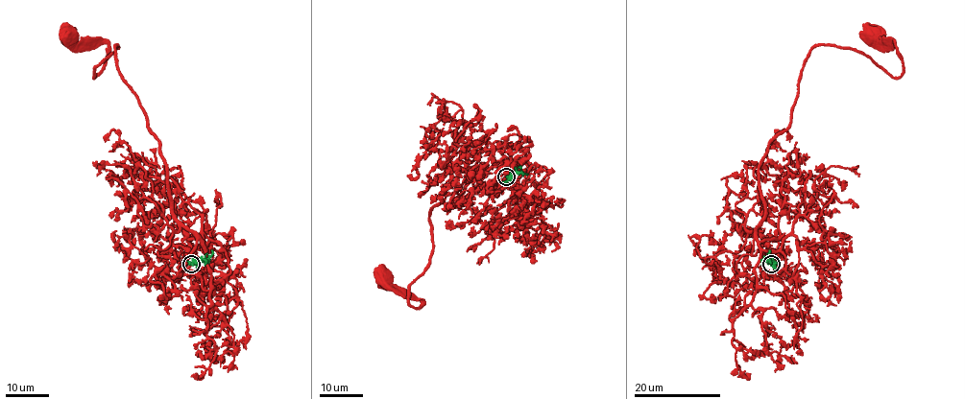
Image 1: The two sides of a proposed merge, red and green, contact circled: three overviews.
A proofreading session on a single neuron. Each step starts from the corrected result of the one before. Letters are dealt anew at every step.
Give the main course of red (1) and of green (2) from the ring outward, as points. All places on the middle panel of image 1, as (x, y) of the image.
1: (506, 176), (523, 159), (480, 164), (434, 206), (432, 253), (410, 285), (419, 308), (384, 277)
2: (506, 176), (525, 175)

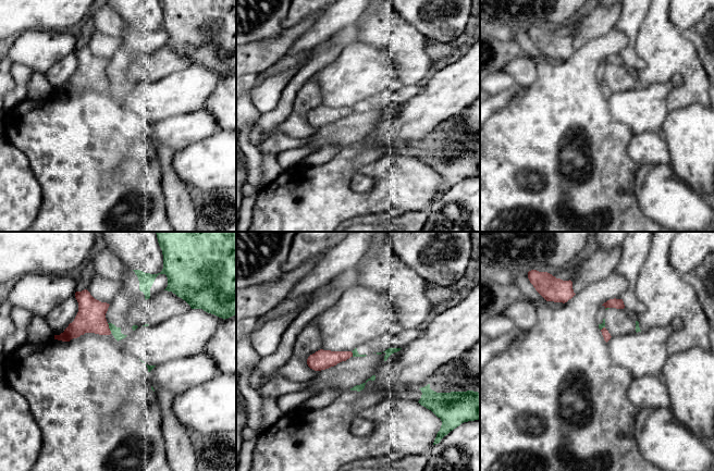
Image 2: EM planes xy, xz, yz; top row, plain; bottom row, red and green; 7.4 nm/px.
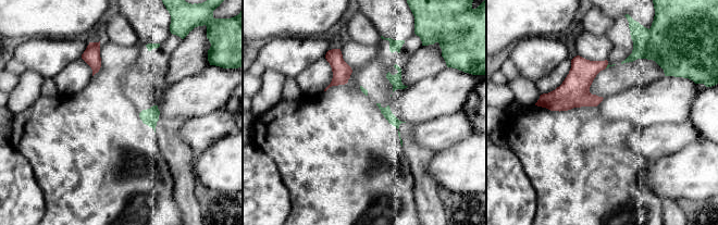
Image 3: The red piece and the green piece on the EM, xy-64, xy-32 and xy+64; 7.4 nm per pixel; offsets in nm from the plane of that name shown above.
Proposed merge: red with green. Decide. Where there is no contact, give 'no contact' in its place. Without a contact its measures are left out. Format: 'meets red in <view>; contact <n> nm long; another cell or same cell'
meets red in xy; contact 80 nm long; same cell

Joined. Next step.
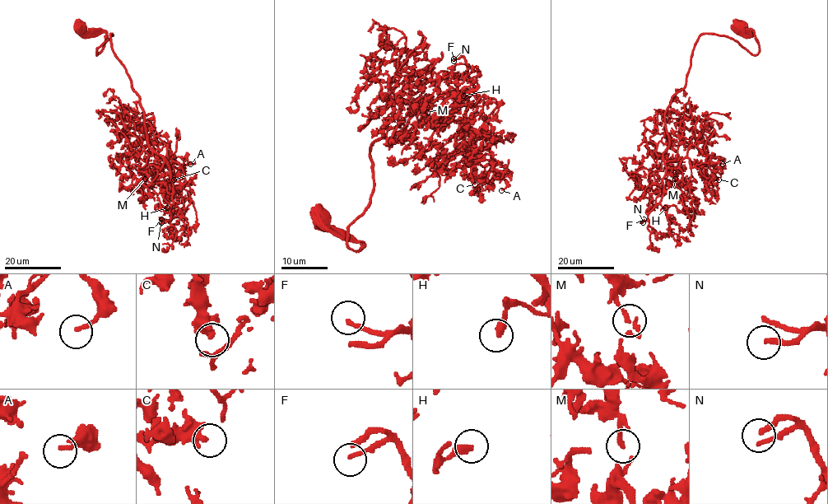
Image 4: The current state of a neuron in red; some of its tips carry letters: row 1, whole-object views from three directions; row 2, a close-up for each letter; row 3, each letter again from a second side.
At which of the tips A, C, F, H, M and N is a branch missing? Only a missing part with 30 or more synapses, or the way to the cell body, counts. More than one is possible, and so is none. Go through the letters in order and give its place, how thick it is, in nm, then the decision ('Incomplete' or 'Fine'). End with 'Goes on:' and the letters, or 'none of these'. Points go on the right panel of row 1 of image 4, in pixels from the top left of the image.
A: Place: (723, 164). Thickness 160 nm. Fine
C: Place: (718, 179). Thickness 440 nm. Fine
F: Place: (644, 219). Thickness 170 nm. Incomplete
H: Place: (665, 207). Thickness 360 nm. Incomplete
M: Place: (675, 179). Thickness 180 nm. Fine
N: Place: (643, 222). Thickness 240 nm. Incomplete
Goes on: F, H, N

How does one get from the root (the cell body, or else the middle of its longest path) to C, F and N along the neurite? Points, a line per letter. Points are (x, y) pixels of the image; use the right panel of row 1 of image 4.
C: (739, 28), (753, 32), (759, 52), (702, 34), (665, 113), (665, 165), (688, 157), (718, 179)
F: (739, 28), (753, 32), (756, 54), (727, 37), (699, 37), (686, 86), (665, 113), (663, 196), (644, 219)
N: (739, 28), (756, 54), (720, 34), (695, 45), (665, 113), (663, 196), (643, 222)

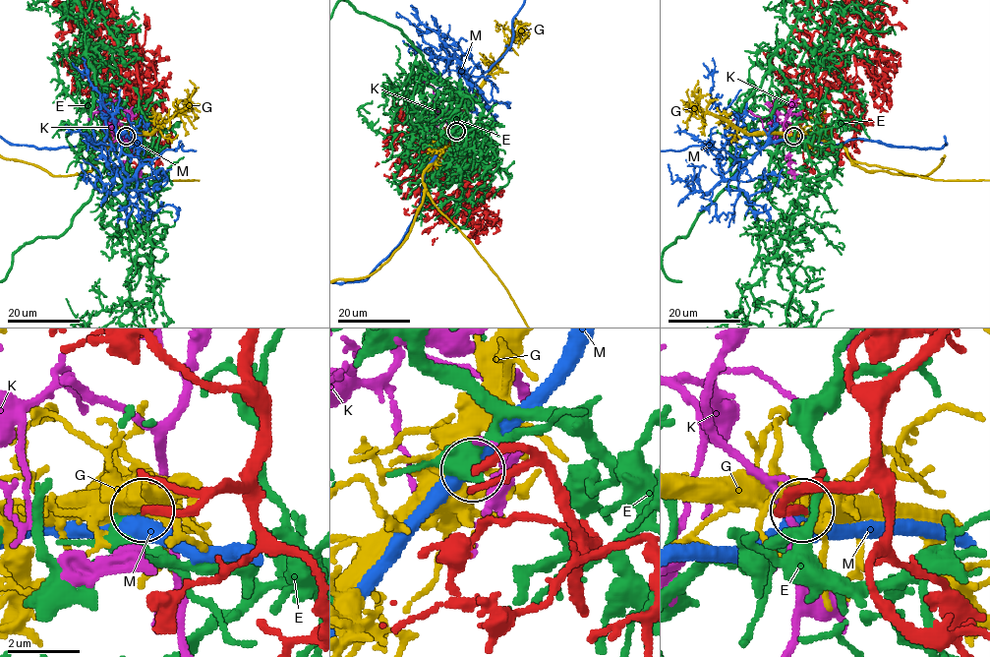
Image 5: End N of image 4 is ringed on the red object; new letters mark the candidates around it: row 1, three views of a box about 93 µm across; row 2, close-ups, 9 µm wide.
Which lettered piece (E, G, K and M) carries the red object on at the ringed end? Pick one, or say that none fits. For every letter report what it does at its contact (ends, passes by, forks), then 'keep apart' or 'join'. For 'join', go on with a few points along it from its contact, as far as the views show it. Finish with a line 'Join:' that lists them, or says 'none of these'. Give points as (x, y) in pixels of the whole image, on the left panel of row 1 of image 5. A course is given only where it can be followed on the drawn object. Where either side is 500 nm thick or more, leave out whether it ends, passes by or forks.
E: it ends there; keep apart
G: it ends there; keep apart
K: it passes by; keep apart
M: it passes by; keep apart
Join: none of these

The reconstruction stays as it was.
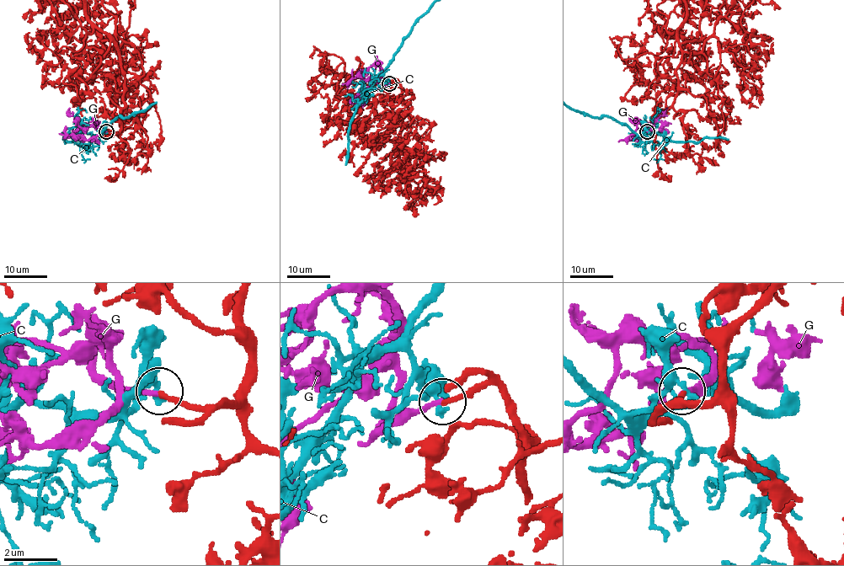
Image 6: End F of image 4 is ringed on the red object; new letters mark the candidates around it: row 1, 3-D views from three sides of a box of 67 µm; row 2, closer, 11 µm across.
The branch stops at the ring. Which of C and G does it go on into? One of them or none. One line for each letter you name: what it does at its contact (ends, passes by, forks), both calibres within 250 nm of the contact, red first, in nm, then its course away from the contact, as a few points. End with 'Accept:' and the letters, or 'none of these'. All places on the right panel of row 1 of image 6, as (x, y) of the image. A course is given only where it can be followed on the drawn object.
G: it ends there; 180 nm thick on the red side, 180 nm on the other; it runs (647, 132), (652, 128), (651, 125), (639, 122), (629, 140), (641, 136), (648, 125)
Accept: G

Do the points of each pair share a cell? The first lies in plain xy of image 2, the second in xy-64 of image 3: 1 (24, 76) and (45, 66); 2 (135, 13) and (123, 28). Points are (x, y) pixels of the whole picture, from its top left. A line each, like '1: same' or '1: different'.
1: different
2: different

